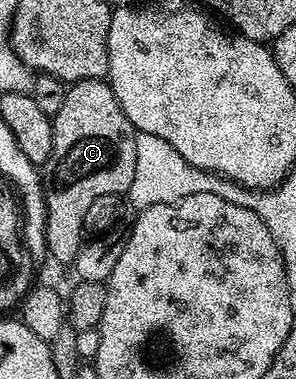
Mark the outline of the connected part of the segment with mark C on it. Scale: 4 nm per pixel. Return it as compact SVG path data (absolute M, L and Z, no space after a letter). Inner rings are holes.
M87 79L71 84L65 93L65 100L56 115L52 116L54 145L48 160L42 164L42 182L46 201L46 245L49 256L60 263L75 264L80 244L85 238L84 223L89 222L88 210L98 197L123 196L134 181L134 161L138 161L136 126L126 117L112 84L104 79Z

